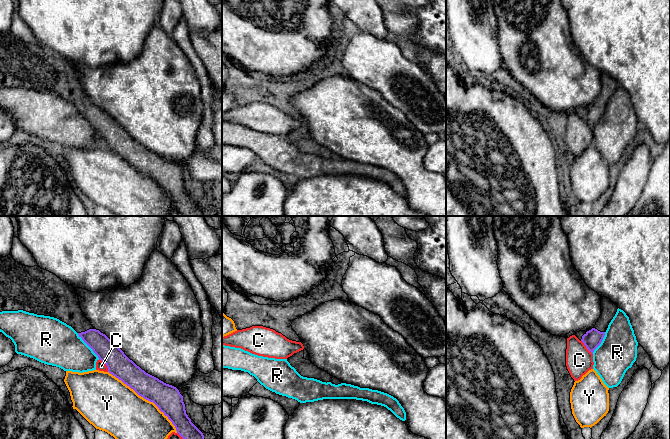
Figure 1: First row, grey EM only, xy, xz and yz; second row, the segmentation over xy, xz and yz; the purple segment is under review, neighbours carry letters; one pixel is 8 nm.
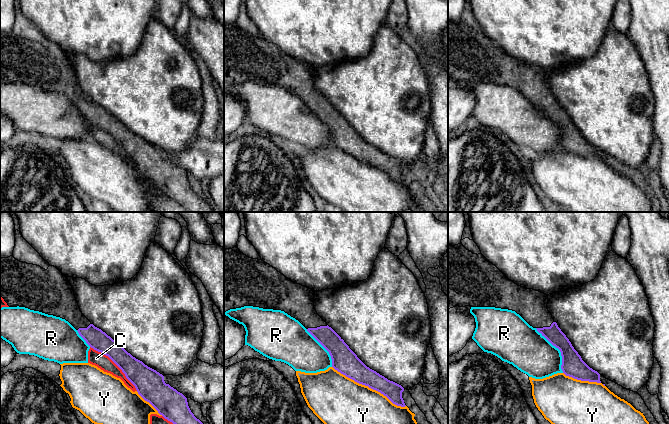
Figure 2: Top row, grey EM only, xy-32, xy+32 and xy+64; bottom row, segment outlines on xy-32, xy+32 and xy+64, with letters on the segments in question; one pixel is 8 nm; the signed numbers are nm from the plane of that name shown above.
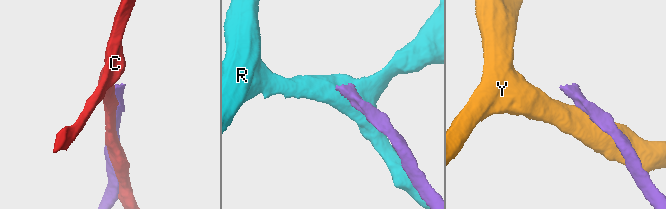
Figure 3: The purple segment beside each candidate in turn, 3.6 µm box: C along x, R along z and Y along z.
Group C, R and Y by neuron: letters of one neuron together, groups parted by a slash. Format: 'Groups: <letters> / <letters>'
Groups: C / R / Y

